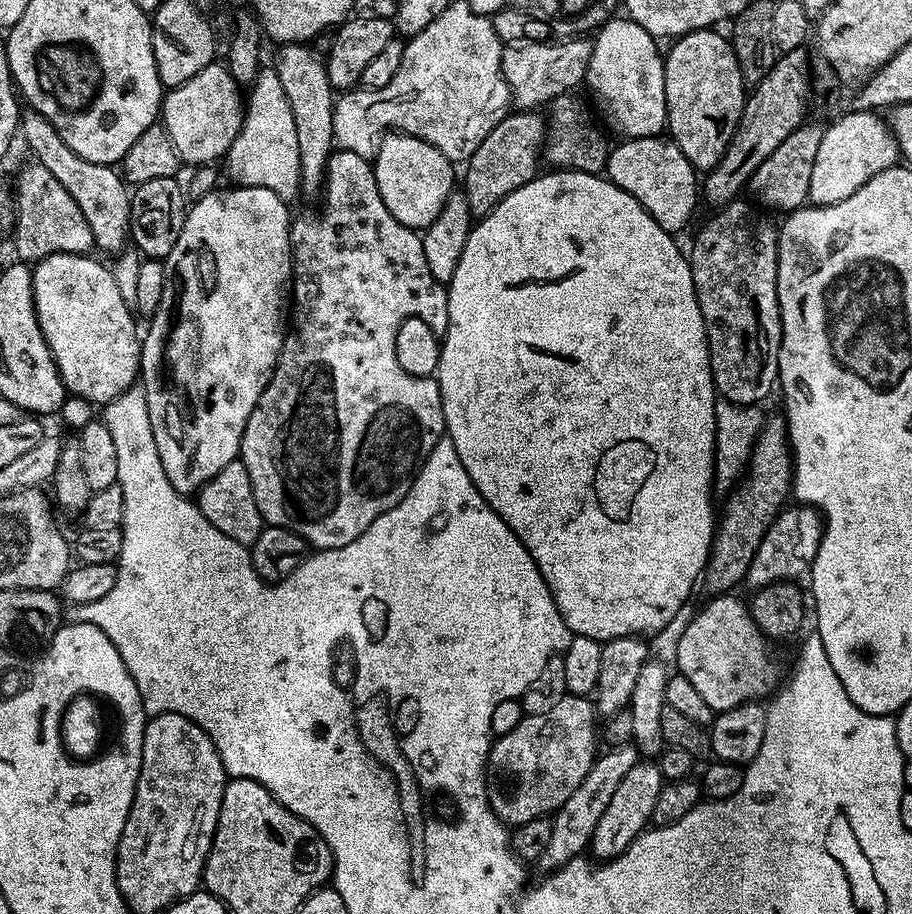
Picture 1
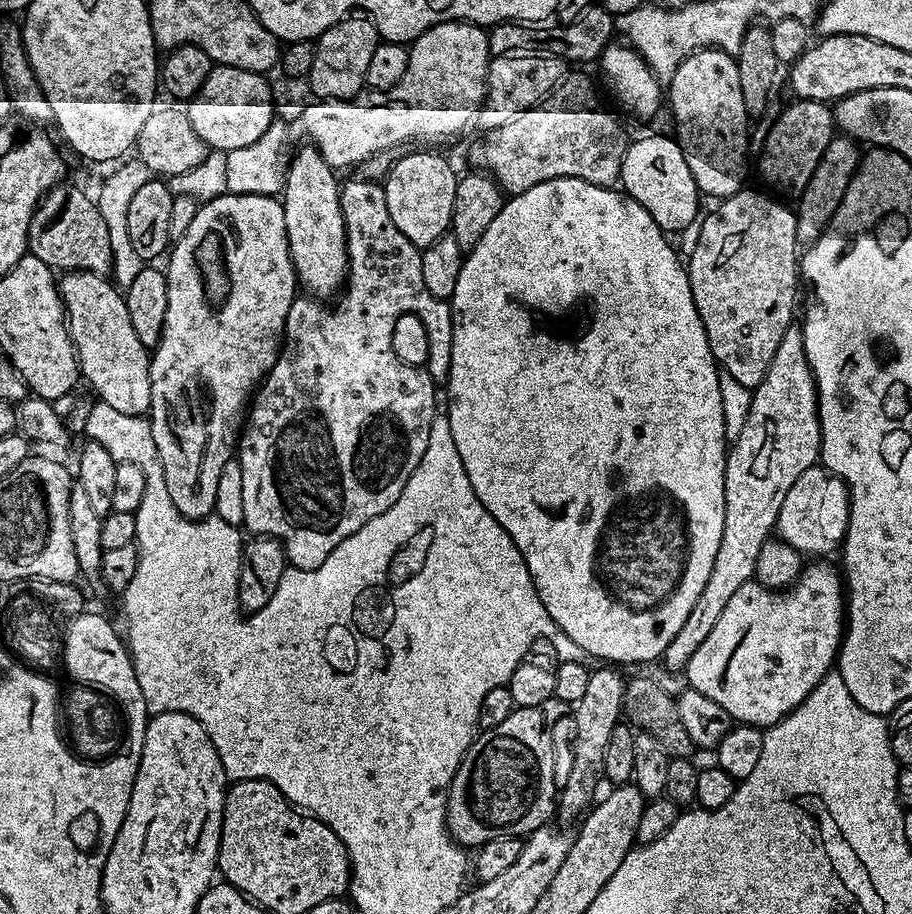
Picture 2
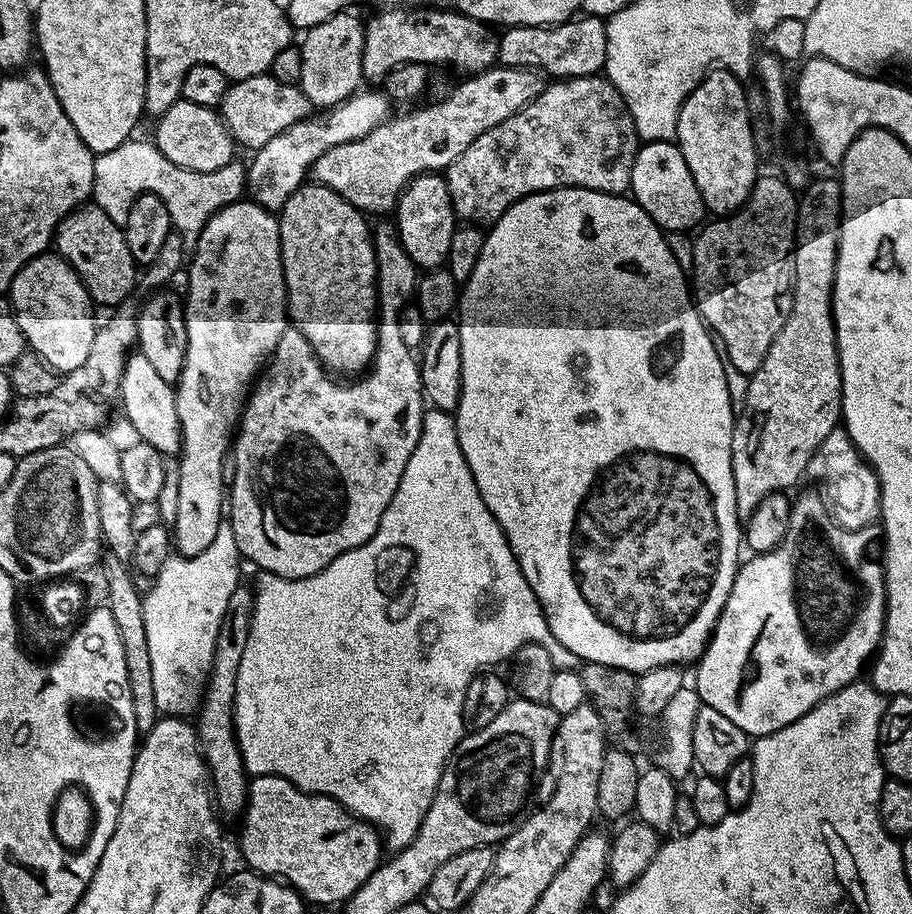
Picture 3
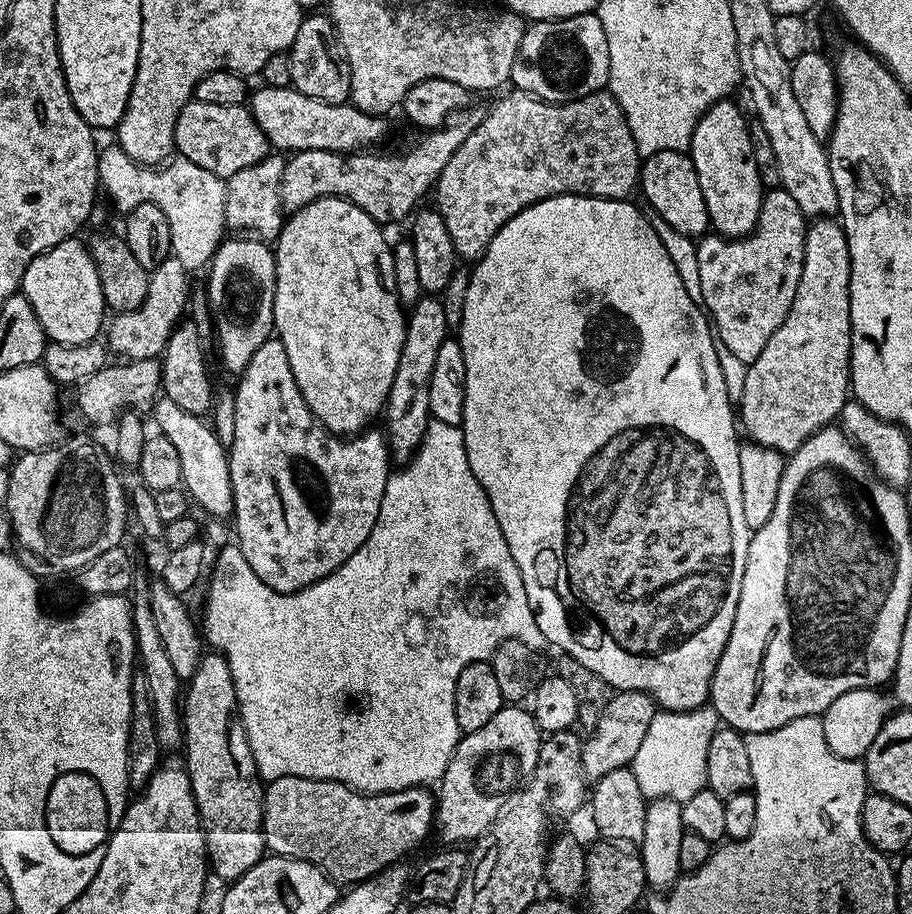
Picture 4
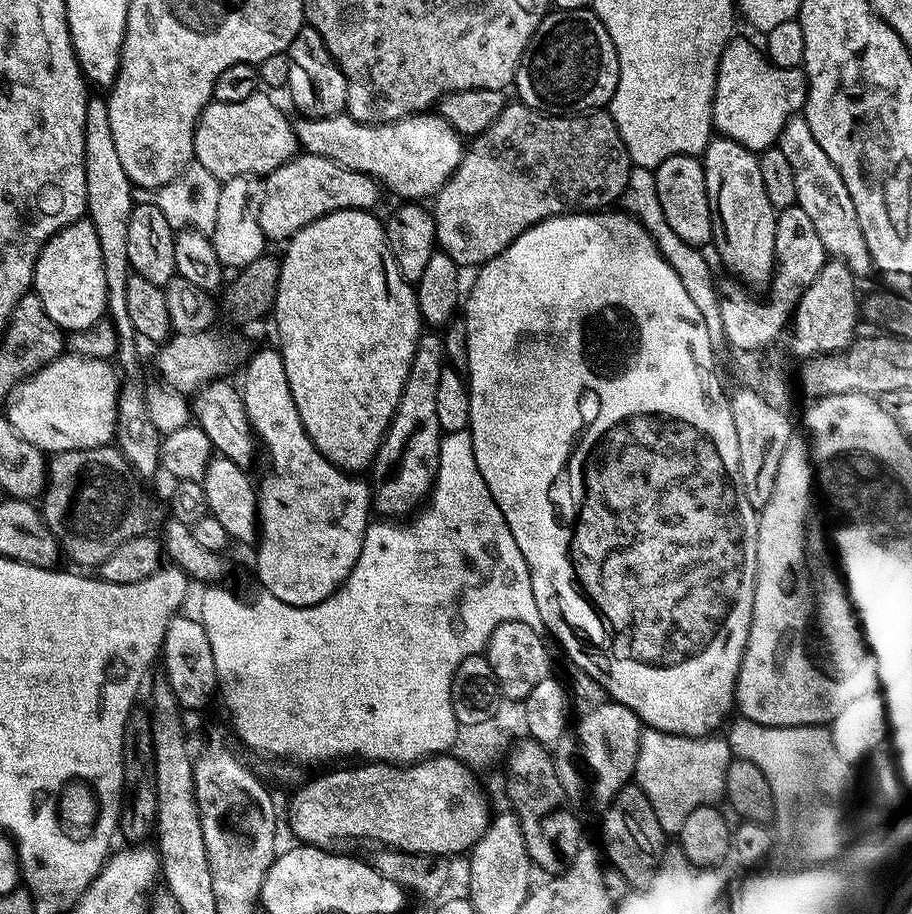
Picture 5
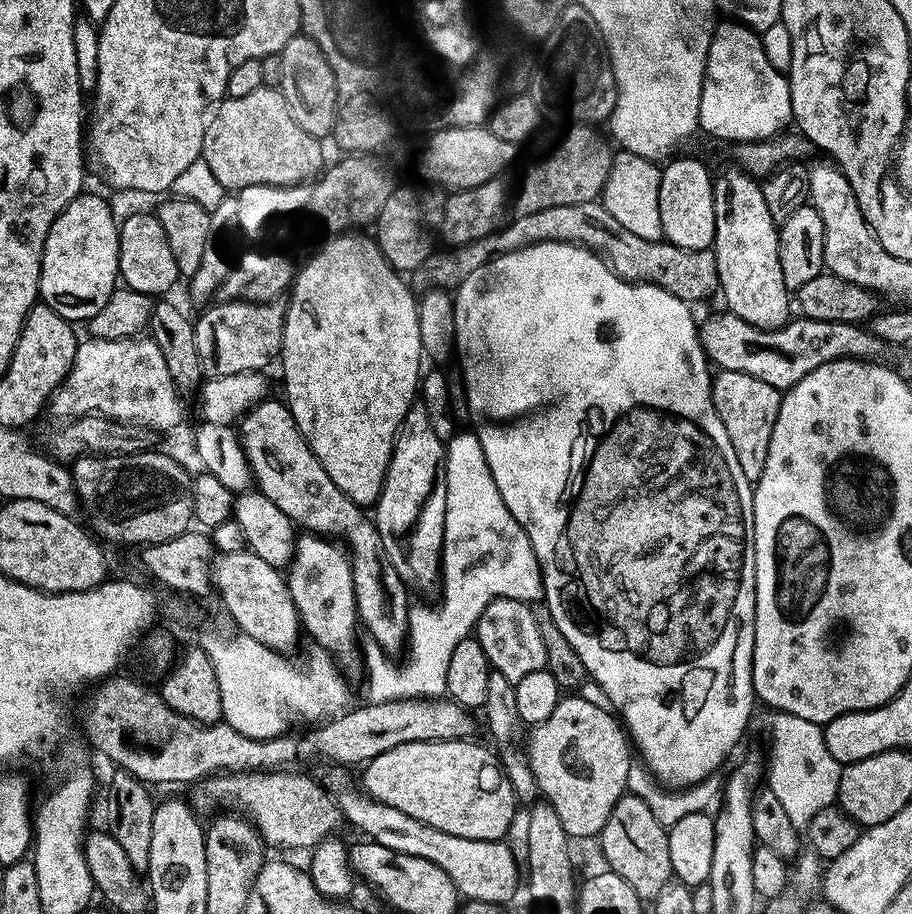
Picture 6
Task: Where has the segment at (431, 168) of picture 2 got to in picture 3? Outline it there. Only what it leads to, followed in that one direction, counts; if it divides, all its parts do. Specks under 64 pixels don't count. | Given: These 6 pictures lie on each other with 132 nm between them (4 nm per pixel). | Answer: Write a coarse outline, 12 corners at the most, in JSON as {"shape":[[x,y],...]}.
{"shape":[[440,174],[404,187],[394,209],[417,269],[448,259],[458,227]]}

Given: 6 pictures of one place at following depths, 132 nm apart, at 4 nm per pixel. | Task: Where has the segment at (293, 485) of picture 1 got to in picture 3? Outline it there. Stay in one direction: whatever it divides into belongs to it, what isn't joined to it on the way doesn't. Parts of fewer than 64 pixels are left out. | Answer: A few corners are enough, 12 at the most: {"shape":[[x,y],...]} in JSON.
{"shape":[[375,225],[368,373],[285,328],[234,436],[230,523],[287,580],[362,546],[462,334],[396,331],[416,264]]}

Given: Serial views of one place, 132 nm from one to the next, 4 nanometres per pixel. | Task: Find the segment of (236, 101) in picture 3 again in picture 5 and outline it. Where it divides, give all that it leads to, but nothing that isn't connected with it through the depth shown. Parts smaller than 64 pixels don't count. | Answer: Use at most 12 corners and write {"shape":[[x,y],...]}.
{"shape":[[431,111],[306,116],[297,145],[404,202],[435,197],[465,141]]}

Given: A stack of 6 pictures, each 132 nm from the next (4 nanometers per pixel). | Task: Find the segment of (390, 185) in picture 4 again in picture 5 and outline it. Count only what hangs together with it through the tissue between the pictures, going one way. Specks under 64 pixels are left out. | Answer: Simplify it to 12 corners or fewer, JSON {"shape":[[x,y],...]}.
{"shape":[[309,152],[263,177],[258,222],[287,242],[331,212],[375,209],[374,178]]}

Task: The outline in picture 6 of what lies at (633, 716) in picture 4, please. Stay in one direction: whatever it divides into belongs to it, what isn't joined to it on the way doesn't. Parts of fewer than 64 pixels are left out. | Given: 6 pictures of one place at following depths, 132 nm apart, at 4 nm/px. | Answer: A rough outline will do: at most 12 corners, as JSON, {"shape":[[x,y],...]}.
{"shape":[[560,699],[526,736],[569,838],[599,837],[634,763],[609,710]]}

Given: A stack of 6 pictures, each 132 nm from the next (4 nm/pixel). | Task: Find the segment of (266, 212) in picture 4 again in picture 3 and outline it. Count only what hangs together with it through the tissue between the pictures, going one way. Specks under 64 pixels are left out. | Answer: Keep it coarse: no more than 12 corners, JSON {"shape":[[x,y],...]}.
{"shape":[[357,91],[251,153],[246,192],[279,213],[312,164],[389,119],[383,91]]}

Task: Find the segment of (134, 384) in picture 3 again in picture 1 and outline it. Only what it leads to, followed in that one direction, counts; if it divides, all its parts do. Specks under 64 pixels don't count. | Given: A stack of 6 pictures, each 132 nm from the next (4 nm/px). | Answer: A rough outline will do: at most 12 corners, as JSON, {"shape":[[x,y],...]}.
{"shape":[[35,261],[38,326],[65,389],[97,406],[140,375],[111,267]]}

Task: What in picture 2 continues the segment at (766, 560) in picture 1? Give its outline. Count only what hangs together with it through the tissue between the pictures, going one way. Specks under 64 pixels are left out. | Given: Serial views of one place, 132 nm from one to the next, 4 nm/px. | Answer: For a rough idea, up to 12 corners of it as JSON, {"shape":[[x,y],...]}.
{"shape":[[812,465],[790,486],[777,537],[806,556],[848,532],[844,481]]}

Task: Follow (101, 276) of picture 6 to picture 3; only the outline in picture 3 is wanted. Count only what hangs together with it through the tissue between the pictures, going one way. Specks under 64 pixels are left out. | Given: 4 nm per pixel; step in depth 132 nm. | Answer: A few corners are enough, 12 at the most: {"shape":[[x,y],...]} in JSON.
{"shape":[[59,254],[22,266],[10,308],[56,373],[90,358],[98,320]]}

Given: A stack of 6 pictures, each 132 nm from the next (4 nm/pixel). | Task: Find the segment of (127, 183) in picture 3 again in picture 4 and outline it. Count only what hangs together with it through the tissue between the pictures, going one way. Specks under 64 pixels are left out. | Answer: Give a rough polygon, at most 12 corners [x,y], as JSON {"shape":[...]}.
{"shape":[[99,149],[99,187],[120,214],[180,200],[180,267],[211,265],[226,236],[225,181],[183,158]]}

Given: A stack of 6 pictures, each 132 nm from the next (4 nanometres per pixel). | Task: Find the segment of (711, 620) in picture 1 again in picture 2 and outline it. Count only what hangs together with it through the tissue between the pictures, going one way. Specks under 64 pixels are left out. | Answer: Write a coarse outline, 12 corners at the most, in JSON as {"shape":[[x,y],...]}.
{"shape":[[744,584],[686,669],[761,730],[833,671],[846,585]]}

